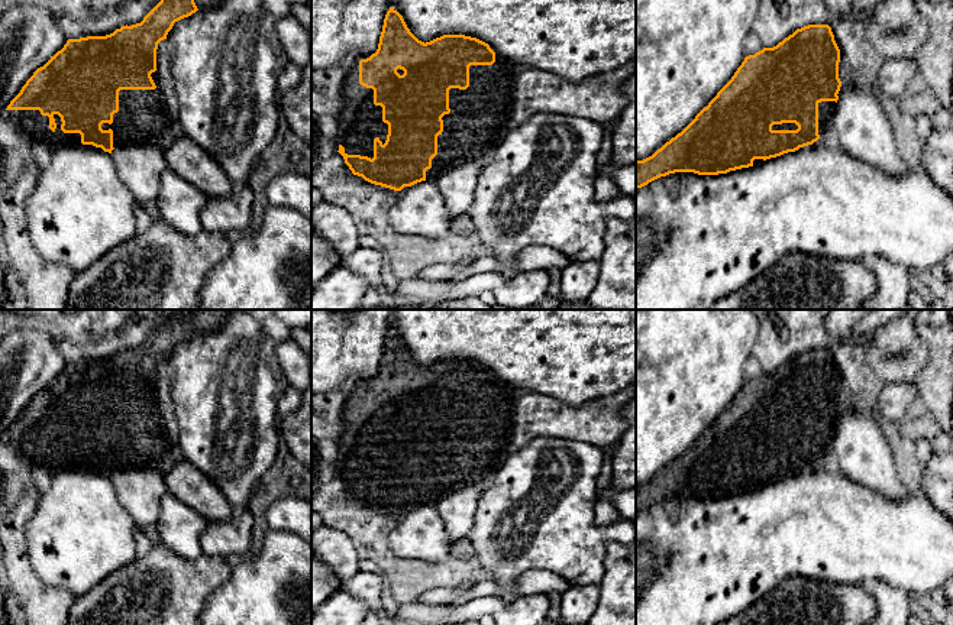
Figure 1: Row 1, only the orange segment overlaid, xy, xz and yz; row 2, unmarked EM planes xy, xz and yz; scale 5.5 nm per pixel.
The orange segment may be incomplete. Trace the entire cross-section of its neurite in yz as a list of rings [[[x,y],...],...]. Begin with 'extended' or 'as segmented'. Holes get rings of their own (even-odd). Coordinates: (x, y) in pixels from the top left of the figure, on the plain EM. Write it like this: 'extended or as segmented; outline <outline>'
extended; outline [[[808,349],[797,353],[773,372],[763,372],[744,382],[731,404],[717,417],[695,443],[652,480],[636,485],[636,514],[675,496],[718,499],[759,489],[766,483],[795,476],[830,460],[839,424],[840,373],[828,349]]]

